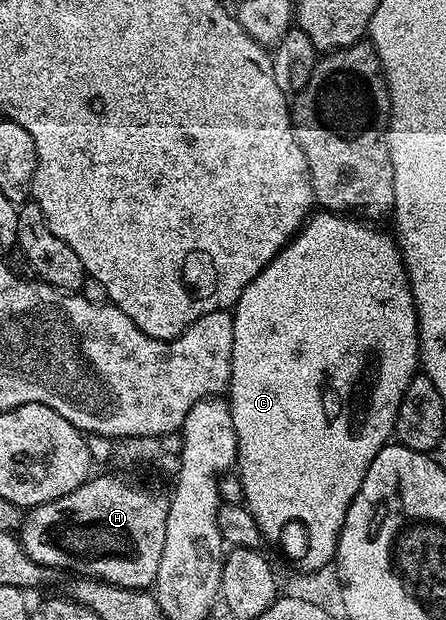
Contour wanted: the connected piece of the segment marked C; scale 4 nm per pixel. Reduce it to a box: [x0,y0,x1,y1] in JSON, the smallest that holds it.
[230,211,420,570]

